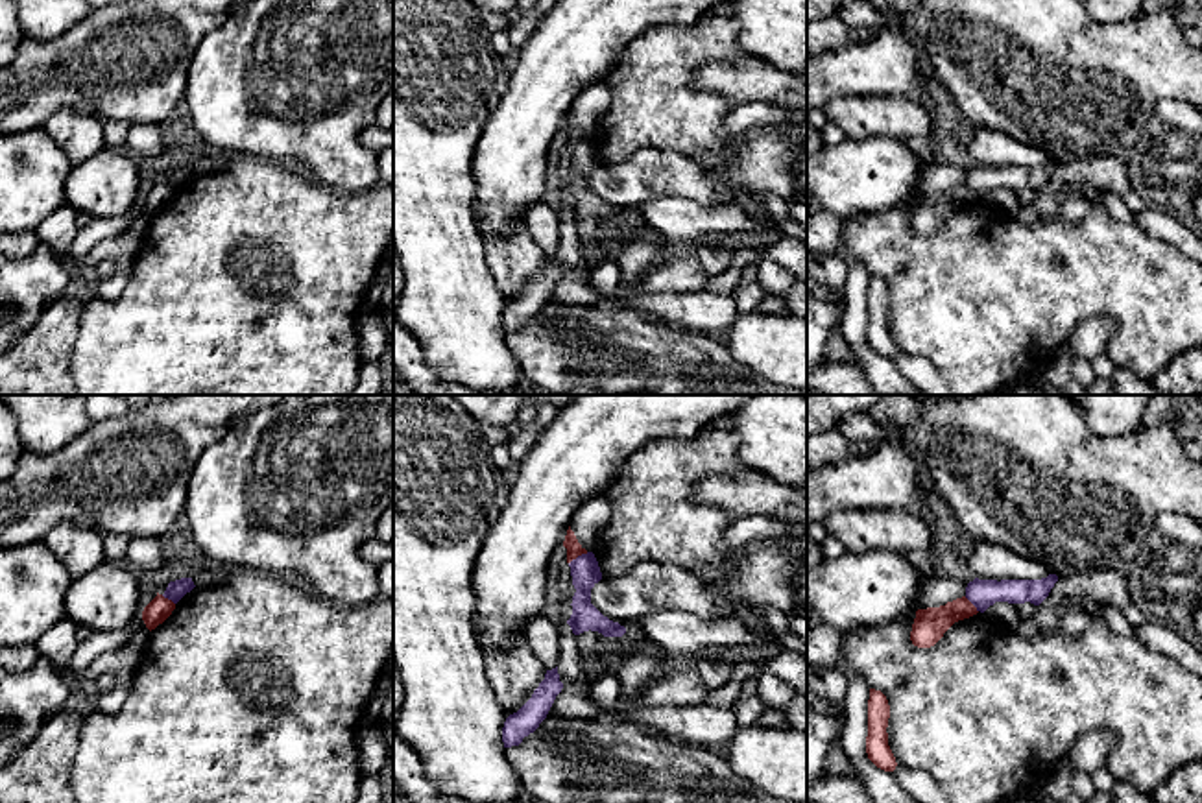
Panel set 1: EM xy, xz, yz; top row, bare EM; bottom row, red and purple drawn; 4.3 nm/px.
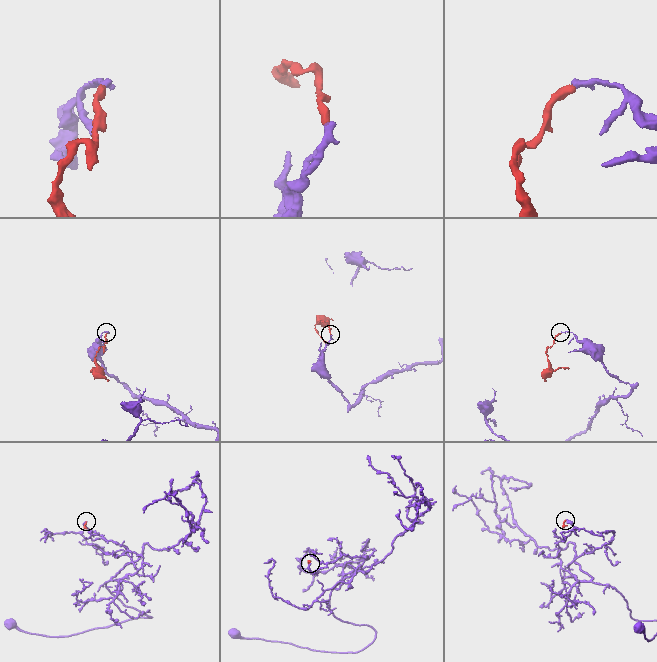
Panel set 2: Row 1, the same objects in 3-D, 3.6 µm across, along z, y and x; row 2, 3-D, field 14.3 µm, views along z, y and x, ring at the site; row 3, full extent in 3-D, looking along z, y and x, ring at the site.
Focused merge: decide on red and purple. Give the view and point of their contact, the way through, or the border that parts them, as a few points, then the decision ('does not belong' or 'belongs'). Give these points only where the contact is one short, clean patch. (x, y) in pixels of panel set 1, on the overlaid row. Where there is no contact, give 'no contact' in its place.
contact xz (578, 554); border xz (588, 552), (582, 552), (569, 563); does not belong

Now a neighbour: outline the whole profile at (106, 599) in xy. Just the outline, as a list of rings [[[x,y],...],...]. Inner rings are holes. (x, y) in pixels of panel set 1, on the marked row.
[[[103,559],[74,578],[65,594],[66,617],[90,631],[114,631],[131,626],[140,611],[140,578],[126,563]]]

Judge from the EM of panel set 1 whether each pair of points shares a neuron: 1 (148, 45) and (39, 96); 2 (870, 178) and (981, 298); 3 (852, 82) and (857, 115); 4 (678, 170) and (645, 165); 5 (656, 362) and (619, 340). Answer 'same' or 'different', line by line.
1: same
2: different
3: different
4: same
5: same

